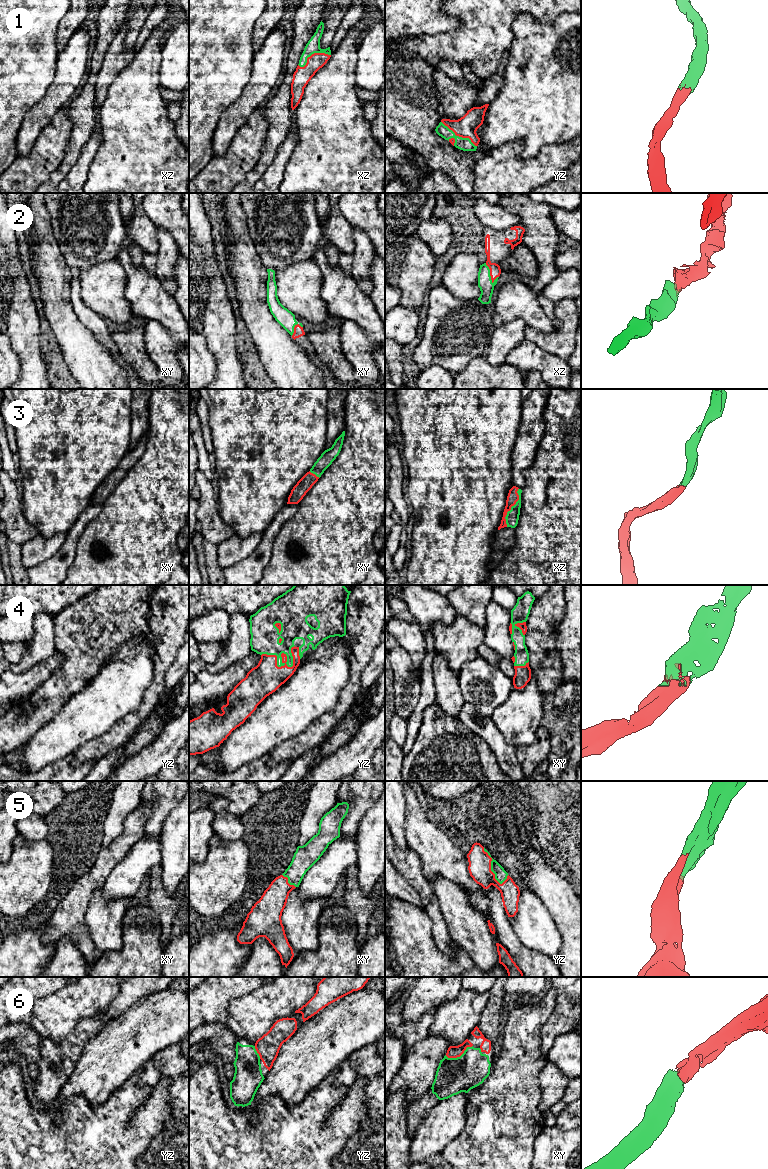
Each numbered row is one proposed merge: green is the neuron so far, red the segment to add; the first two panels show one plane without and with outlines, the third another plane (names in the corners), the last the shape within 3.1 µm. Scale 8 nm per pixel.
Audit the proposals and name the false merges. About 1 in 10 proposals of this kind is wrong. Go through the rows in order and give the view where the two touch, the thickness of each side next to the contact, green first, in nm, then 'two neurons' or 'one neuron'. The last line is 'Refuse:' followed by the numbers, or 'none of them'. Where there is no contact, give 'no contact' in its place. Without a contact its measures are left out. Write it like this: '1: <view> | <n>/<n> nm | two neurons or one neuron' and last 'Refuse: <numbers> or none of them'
1: xz | 110/140 nm | one neuron
2: xz | 120/90 nm | one neuron
3: xz | 110/90 nm | one neuron
4: yz | 220/260 nm | one neuron
5: yz | 100/180 nm | one neuron
6: xy | 280/100 nm | one neuron
Refuse: none of them

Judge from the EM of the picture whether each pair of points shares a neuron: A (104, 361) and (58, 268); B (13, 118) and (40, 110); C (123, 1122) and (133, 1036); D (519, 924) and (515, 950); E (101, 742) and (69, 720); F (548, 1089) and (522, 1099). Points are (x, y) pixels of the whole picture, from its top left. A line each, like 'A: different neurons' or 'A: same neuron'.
A: same neuron
B: different neurons
C: different neurons
D: different neurons
E: different neurons
F: different neurons

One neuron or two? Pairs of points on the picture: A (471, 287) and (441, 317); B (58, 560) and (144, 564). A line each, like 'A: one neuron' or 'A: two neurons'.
A: two neurons
B: two neurons

